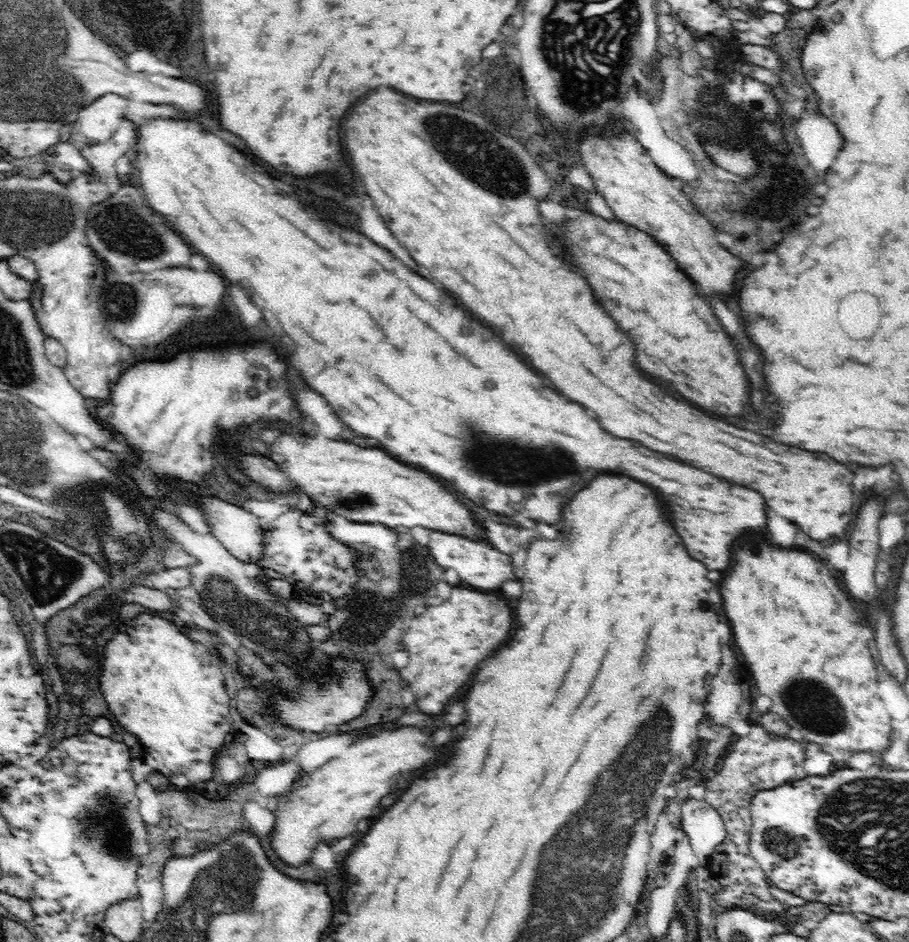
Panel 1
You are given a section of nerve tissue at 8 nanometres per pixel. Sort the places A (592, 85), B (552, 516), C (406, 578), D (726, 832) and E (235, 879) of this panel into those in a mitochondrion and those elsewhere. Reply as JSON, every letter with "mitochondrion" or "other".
{"A":"other","B":"other","C":"mitochondrion","D":"other","E":"mitochondrion"}

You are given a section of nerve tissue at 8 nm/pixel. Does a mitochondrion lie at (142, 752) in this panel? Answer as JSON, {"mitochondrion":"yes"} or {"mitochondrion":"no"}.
{"mitochondrion":"no"}

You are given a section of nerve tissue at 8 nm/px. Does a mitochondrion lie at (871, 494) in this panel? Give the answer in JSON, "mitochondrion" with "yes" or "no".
{"mitochondrion":"no"}

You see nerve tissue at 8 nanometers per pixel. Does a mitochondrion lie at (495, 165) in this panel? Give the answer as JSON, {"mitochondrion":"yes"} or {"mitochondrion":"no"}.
{"mitochondrion":"yes"}

